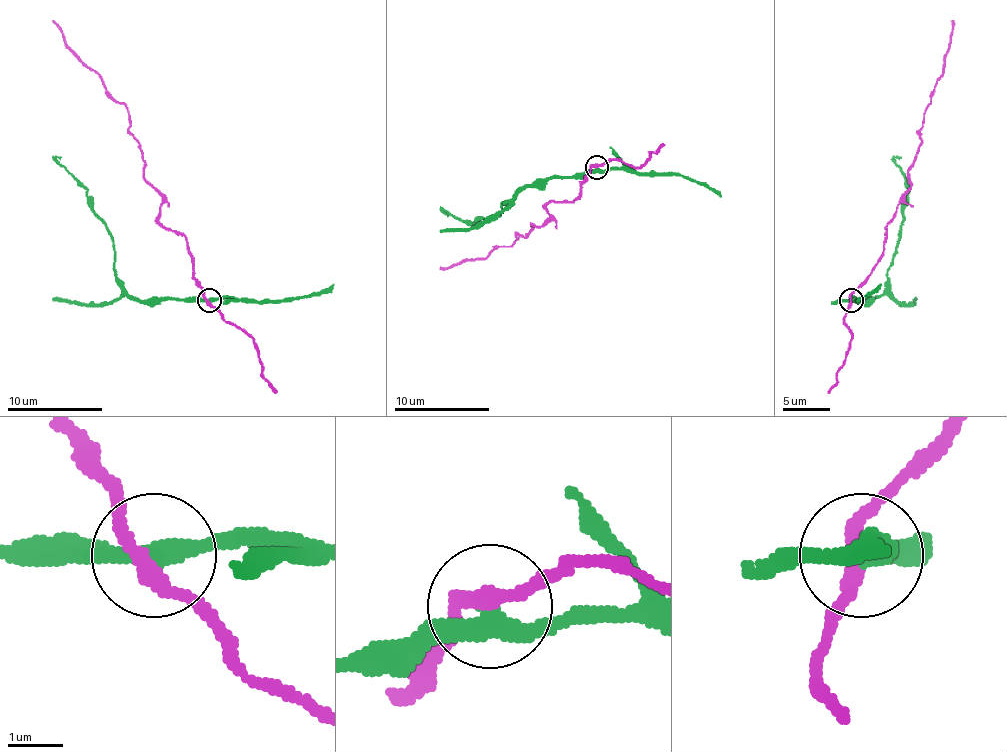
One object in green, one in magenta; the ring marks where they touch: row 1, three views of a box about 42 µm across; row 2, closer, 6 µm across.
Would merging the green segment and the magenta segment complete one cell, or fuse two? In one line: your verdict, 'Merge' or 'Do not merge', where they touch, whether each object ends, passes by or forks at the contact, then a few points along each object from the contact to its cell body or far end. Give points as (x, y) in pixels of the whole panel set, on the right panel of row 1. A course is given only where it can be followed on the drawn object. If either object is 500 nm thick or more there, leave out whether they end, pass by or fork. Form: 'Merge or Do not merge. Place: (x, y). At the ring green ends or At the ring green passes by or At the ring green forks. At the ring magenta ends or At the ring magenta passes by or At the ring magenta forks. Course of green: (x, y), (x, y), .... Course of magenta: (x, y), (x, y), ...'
Do not merge. Place: (851, 300). At the ring green passes by. At the ring magenta passes by. Course of green: (852, 300), (876, 300), (885, 290), (909, 191), (904, 172), (895, 162), (902, 157). Course of magenta: (852, 300), (883, 252), (885, 231), (902, 195), (911, 186), (909, 176), (925, 108), (942, 74), (954, 20)

